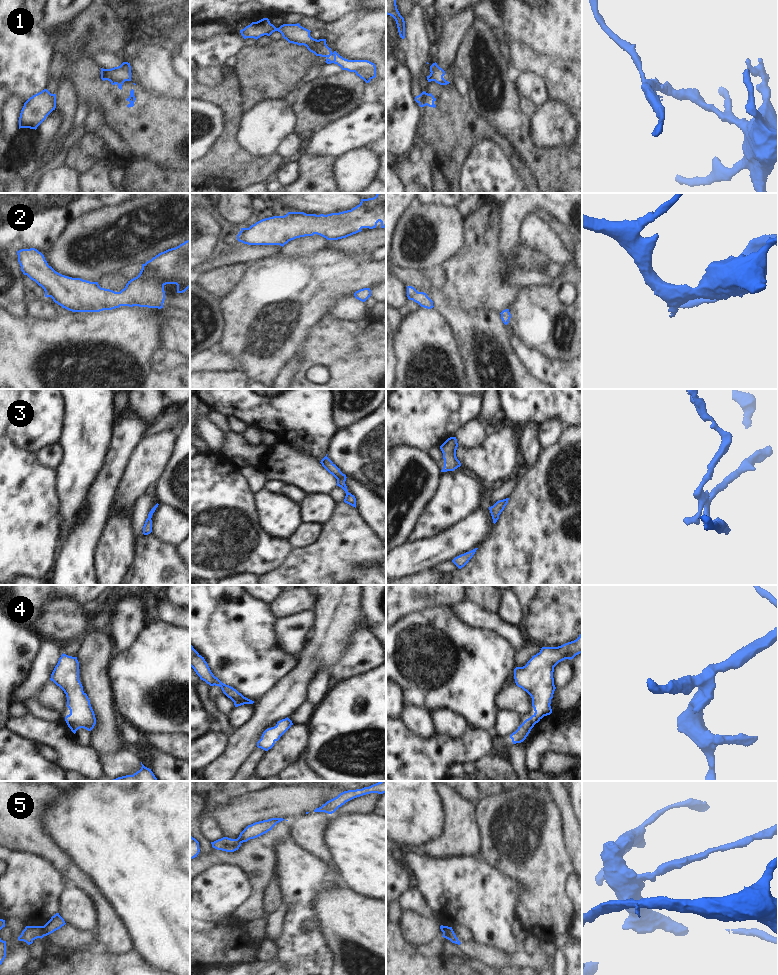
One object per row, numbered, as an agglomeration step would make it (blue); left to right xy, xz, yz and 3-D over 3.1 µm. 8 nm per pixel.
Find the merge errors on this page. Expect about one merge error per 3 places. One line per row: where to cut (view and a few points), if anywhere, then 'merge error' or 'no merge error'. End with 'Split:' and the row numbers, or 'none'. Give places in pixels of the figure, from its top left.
1: no cut; no merge error
2: no cut; no merge error
3: cut in xz along (348, 492), (346, 494); merge error
4: no cut; no merge error
5: cut in xy along (41, 926), (45, 935); merge error
Split: 3, 5

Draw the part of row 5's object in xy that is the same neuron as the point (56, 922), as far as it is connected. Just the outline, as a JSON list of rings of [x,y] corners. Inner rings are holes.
[[[56,913],[44,926],[42,926],[44,935],[47,936],[53,933],[54,931],[60,929],[65,924],[66,923],[64,919],[59,915],[59,913]]]

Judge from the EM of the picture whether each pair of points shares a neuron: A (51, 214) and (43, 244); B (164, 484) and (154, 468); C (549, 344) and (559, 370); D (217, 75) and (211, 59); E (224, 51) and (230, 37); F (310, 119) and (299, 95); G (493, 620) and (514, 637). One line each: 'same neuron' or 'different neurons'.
A: same neuron
B: different neurons
C: different neurons
D: different neurons
E: same neuron
F: same neuron
G: same neuron

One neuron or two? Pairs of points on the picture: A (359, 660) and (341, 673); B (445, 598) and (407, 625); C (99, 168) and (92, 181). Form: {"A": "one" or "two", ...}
{"A": "one", "B": "two", "C": "one"}

